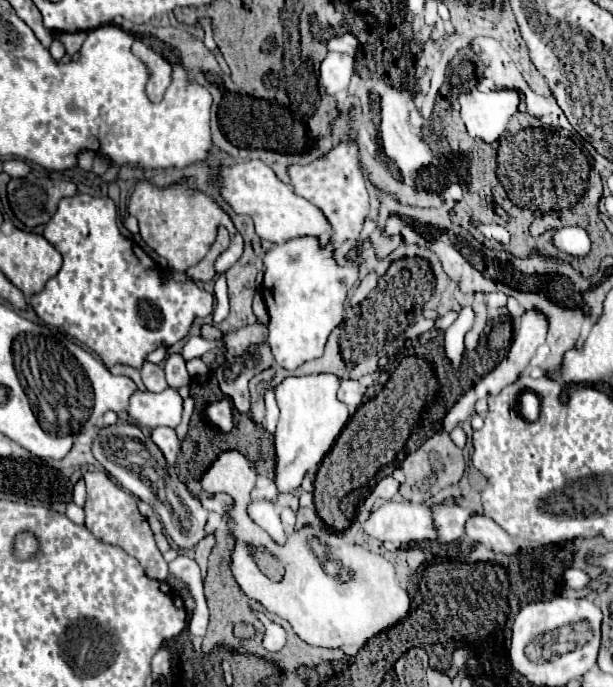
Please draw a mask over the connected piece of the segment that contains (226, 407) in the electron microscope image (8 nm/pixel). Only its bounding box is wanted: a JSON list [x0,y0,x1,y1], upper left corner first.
[204,398,232,432]

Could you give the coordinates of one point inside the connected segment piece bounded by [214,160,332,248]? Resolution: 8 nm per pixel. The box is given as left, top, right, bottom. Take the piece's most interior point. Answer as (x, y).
(251, 188)

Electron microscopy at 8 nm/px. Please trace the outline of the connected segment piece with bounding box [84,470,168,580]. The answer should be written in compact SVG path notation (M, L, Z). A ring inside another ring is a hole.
M94 470L84 474L84 482L88 488L88 498L86 498L86 528L102 542L112 544L122 548L126 554L134 556L144 572L154 578L154 580L166 580L168 568L162 558L162 552L158 550L152 530L148 526L148 520L138 512L138 498L132 494L124 492L122 486L118 486L106 472Z

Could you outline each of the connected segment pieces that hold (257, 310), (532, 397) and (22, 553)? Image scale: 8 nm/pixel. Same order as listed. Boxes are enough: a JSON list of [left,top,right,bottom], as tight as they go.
[[252,290,268,318],[520,392,540,420],[14,532,38,558]]

